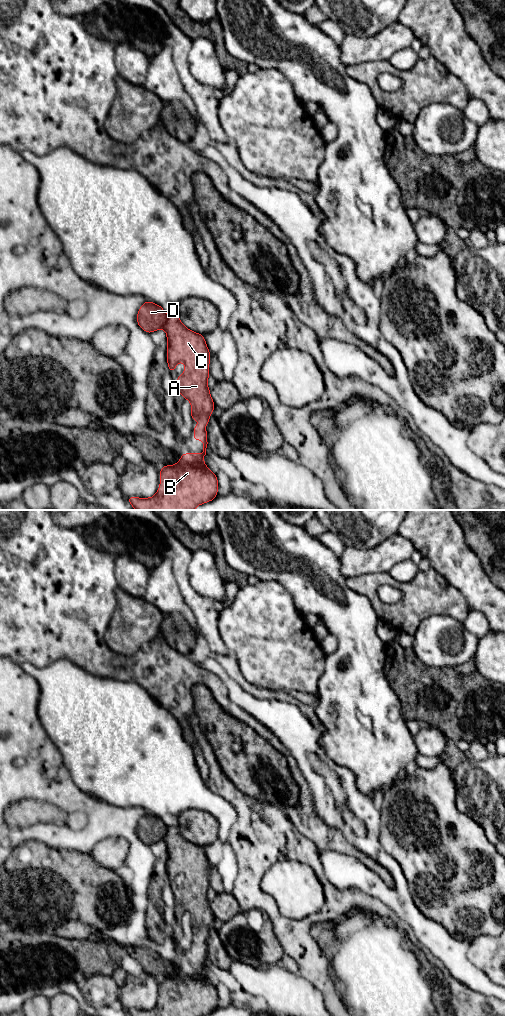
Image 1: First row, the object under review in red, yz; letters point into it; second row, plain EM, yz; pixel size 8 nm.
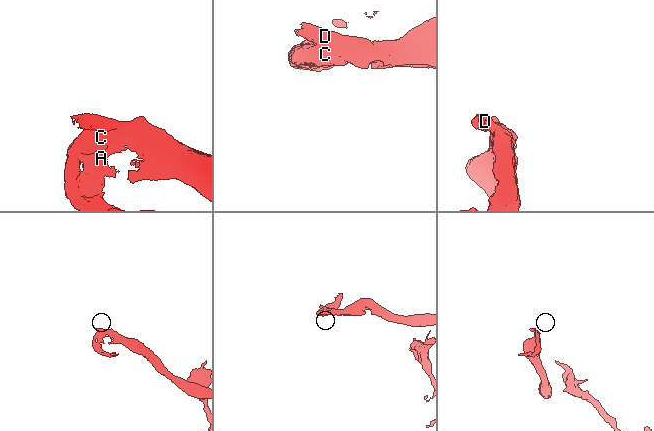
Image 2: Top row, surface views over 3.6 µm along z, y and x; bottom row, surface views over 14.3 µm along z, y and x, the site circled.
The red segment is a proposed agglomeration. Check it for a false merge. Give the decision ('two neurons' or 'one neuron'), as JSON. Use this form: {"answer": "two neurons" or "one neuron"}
{"answer": "two neurons"}

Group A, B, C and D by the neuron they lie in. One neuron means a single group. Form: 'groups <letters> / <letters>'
groups A B C / D

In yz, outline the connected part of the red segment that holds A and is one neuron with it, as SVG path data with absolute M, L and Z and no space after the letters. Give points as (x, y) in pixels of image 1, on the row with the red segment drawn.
M171 315L164 326L167 335L167 362L168 369L174 372L179 362L185 364L184 372L177 378L177 390L184 399L191 402L191 417L198 420L199 424L193 428L195 435L193 440L203 441L203 453L183 453L179 462L175 465L163 466L160 470L160 487L151 498L130 497L128 502L135 510L194 510L198 505L214 500L218 491L216 475L205 465L203 457L208 448L207 432L210 415L215 404L210 396L207 386L209 362L211 354L207 348L204 336L187 329L178 315Z

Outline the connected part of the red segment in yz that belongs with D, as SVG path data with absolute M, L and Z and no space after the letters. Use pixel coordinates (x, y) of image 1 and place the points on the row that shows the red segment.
M146 301L138 311L137 323L147 333L164 328L168 316L163 308L153 302Z

